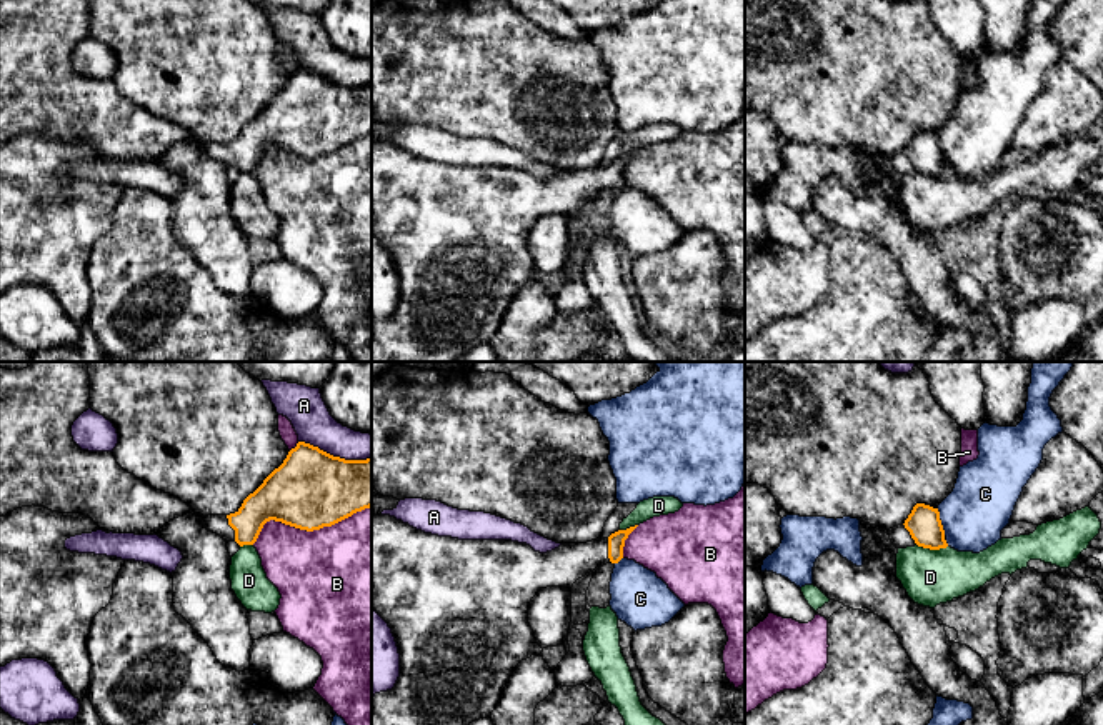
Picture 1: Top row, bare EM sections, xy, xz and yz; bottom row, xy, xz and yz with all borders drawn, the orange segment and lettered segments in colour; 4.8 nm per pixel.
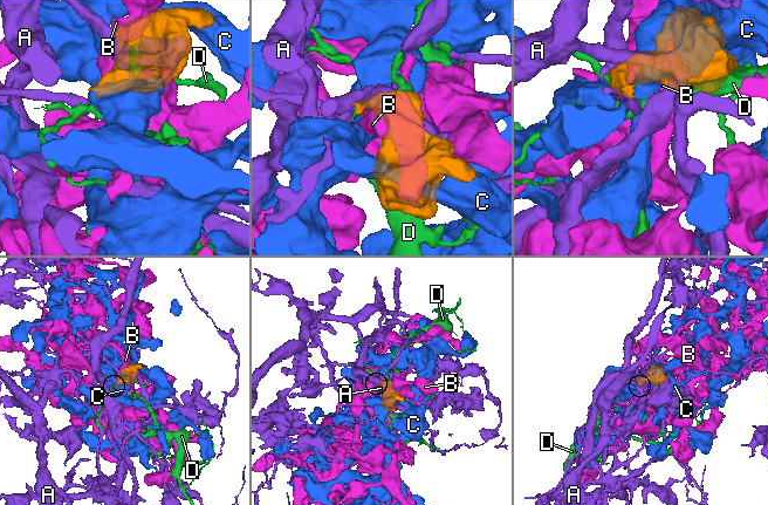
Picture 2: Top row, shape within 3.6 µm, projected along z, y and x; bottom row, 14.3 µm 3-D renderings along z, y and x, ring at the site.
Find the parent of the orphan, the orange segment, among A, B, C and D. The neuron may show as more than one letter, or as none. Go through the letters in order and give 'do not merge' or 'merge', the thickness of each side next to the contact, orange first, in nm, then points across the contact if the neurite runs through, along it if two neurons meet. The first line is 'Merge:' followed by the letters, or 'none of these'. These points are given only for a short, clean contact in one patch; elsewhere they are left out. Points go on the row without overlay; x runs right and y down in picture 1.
Merge: none of these
A: do not merge; calibres 380 and 190 nm
B: do not merge; calibres 380 and 480 nm
C: do not merge; calibres 160 and 300 nm
D: do not merge; calibres 160 and 280 nm

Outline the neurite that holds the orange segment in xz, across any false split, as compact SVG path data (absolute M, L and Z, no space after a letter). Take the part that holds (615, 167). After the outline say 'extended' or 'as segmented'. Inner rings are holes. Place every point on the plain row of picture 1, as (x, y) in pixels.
M372 140L372 235L392 255L400 280L400 303L395 313L373 323L372 362L458 362L472 348L490 343L515 293L543 278L528 250L532 225L547 213L571 215L596 193L618 190L623 185L625 167L636 153L586 170L561 170L540 180L512 167L438 163L395 143Z; extended

